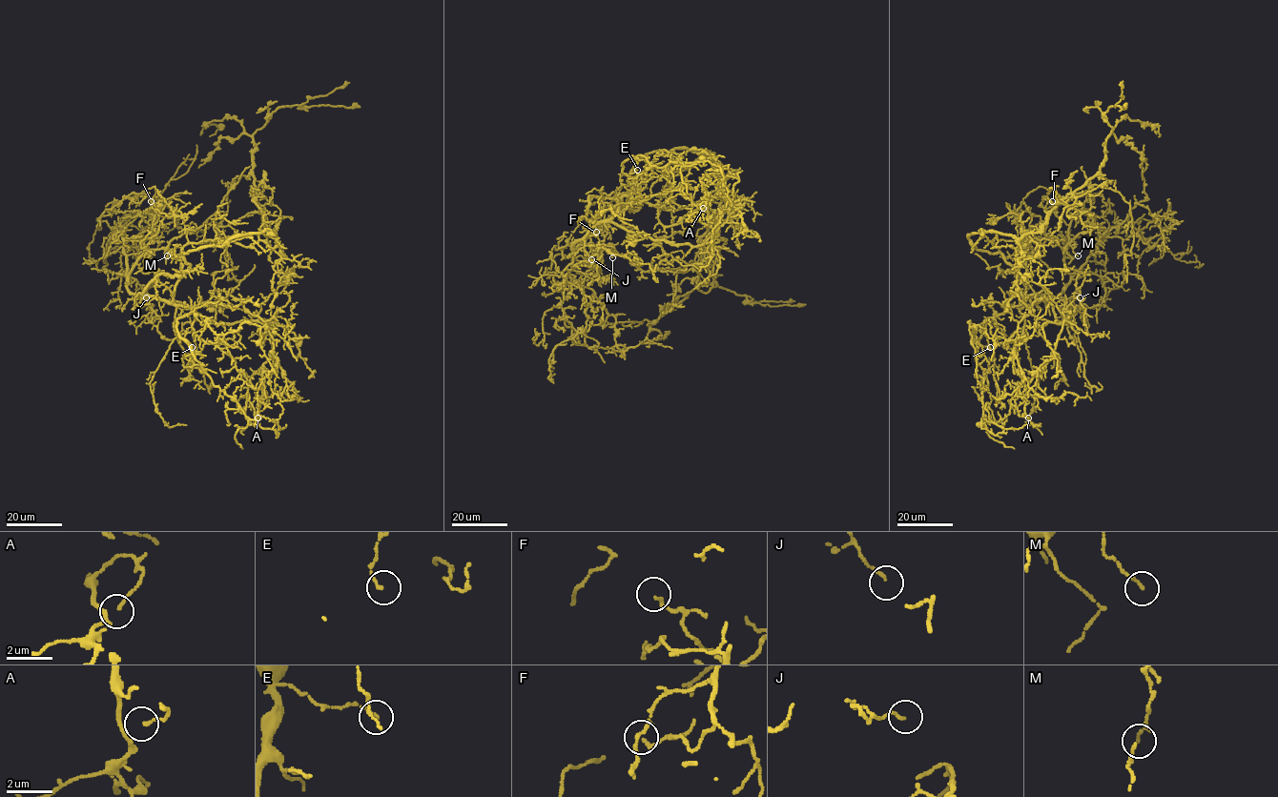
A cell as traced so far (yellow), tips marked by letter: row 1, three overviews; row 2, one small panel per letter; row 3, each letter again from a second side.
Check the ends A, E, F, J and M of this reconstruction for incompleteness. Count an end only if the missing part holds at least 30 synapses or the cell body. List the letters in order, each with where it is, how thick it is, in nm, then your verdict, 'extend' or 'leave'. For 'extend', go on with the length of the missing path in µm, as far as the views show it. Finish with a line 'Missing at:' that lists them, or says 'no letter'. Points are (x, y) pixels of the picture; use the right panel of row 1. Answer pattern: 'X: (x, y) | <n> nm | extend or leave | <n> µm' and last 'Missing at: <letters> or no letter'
A: (1028, 418) | 100 nm | leave
E: (990, 347) | 100 nm | leave
F: (1052, 201) | 120 nm | leave
J: (1080, 297) | 100 nm | extend | 20 µm
M: (1078, 255) | 110 nm | leave
Missing at: J

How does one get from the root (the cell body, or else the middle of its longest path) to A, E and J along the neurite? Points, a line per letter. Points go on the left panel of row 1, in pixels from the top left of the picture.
A: (188, 233), (149, 249), (127, 287), (189, 308), (193, 330), (227, 353), (246, 378), (257, 418)
E: (188, 233), (164, 248), (149, 249), (133, 269), (127, 287), (138, 296), (194, 305), (176, 324), (192, 347)
J: (188, 233), (175, 237), (164, 248), (149, 249), (133, 269), (127, 287), (138, 298), (146, 297)

